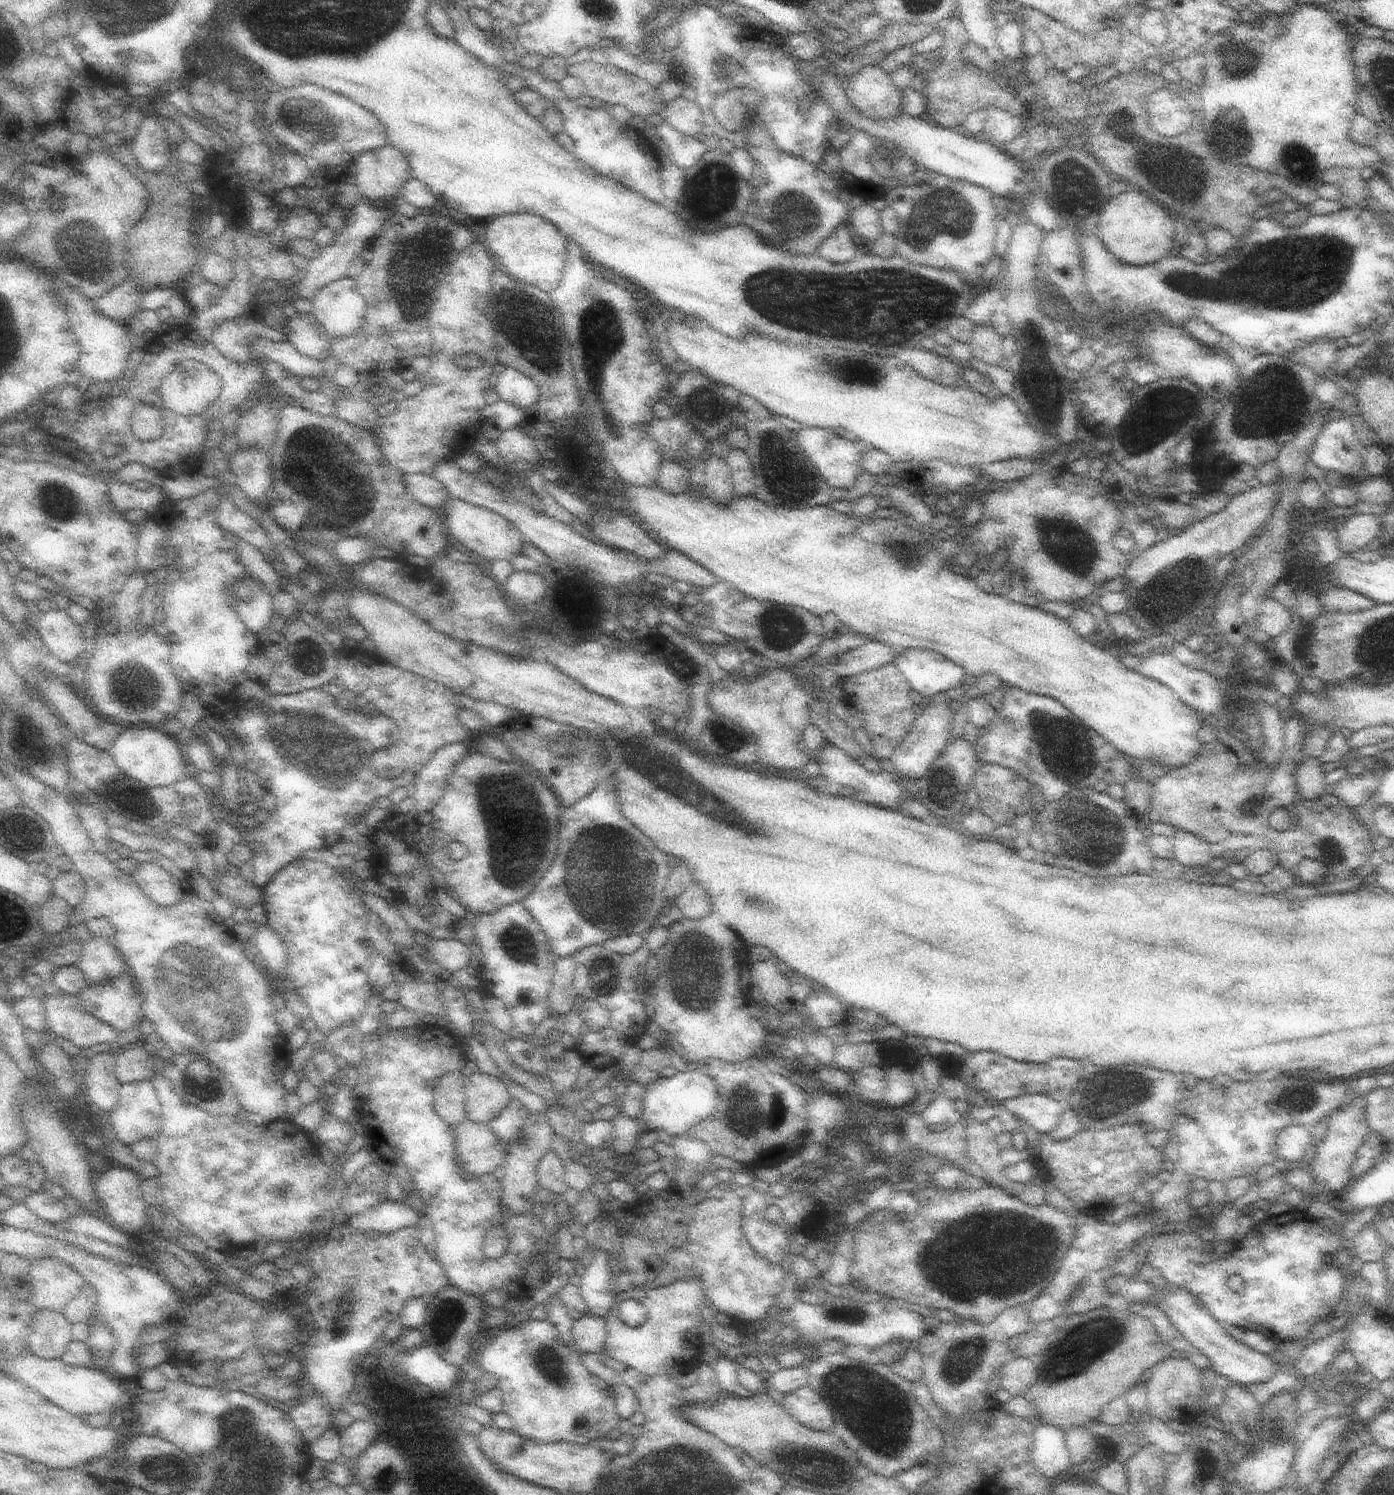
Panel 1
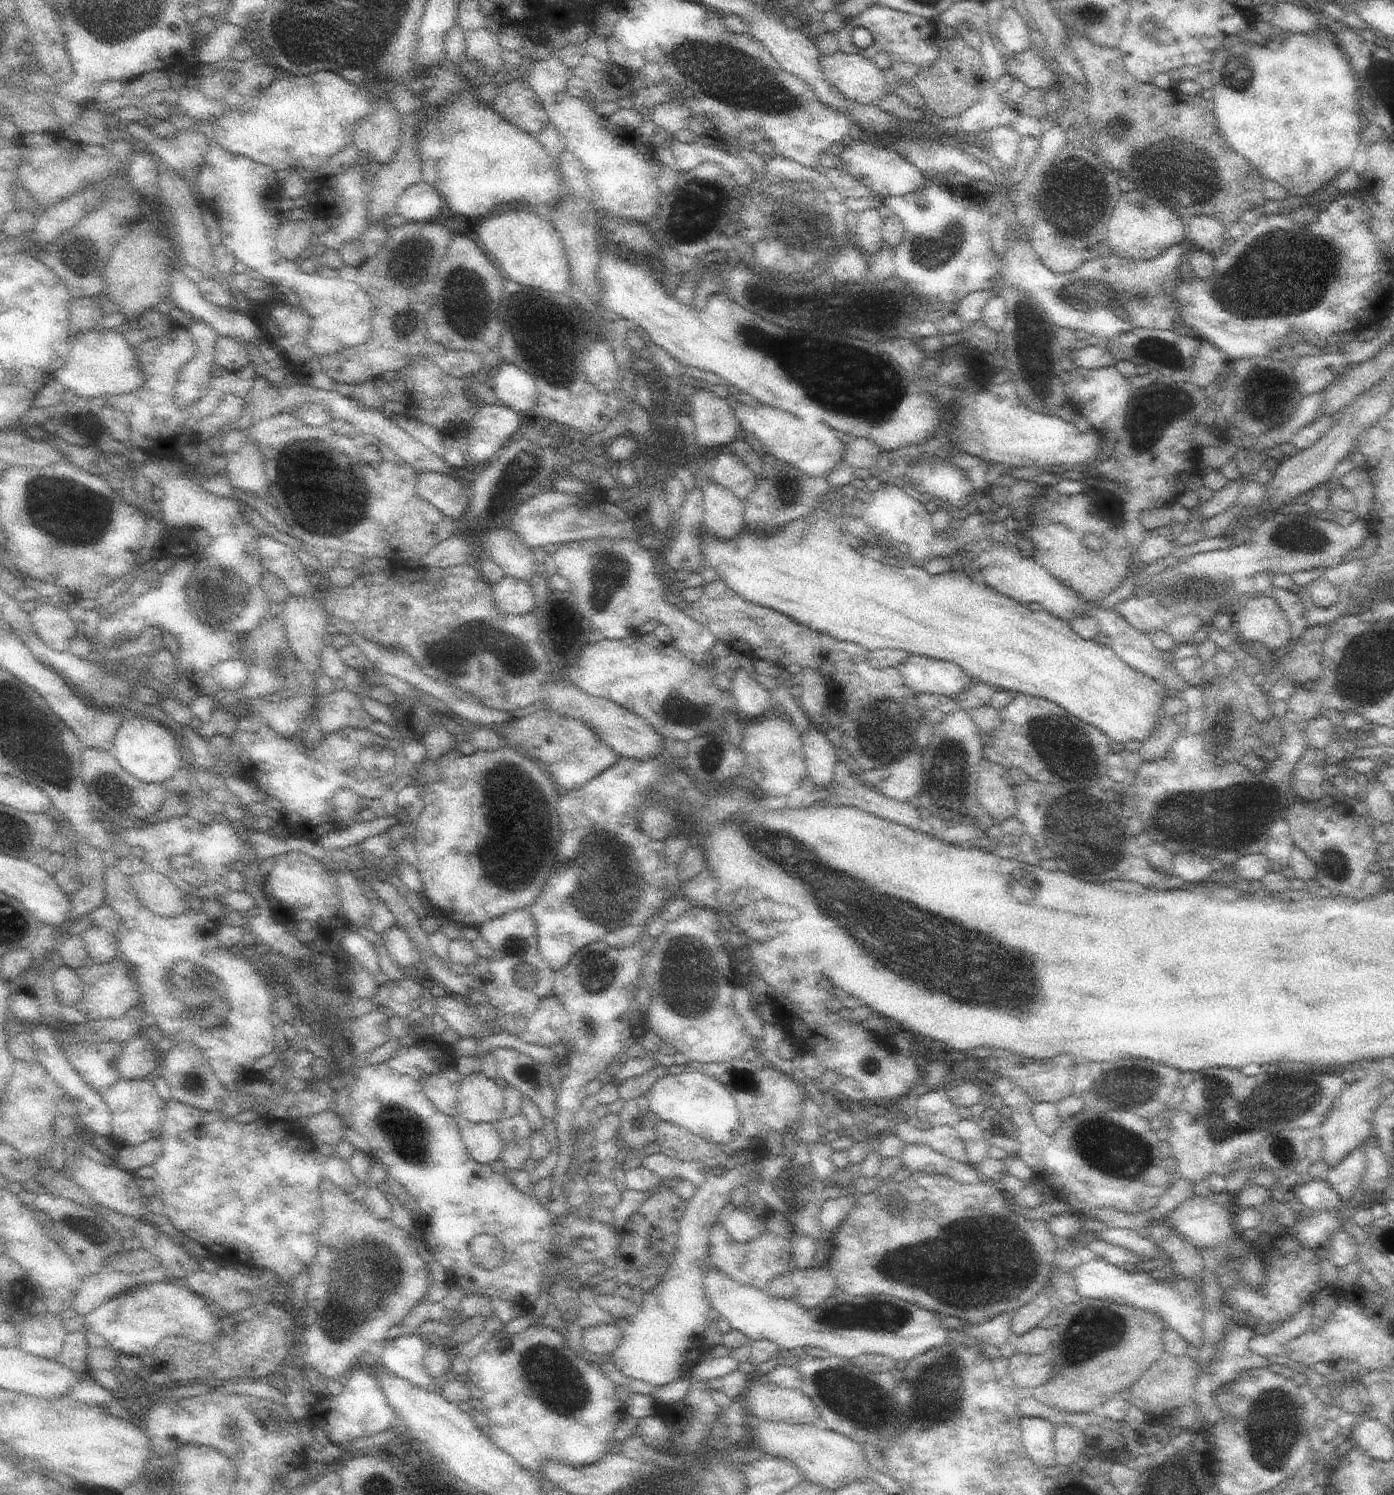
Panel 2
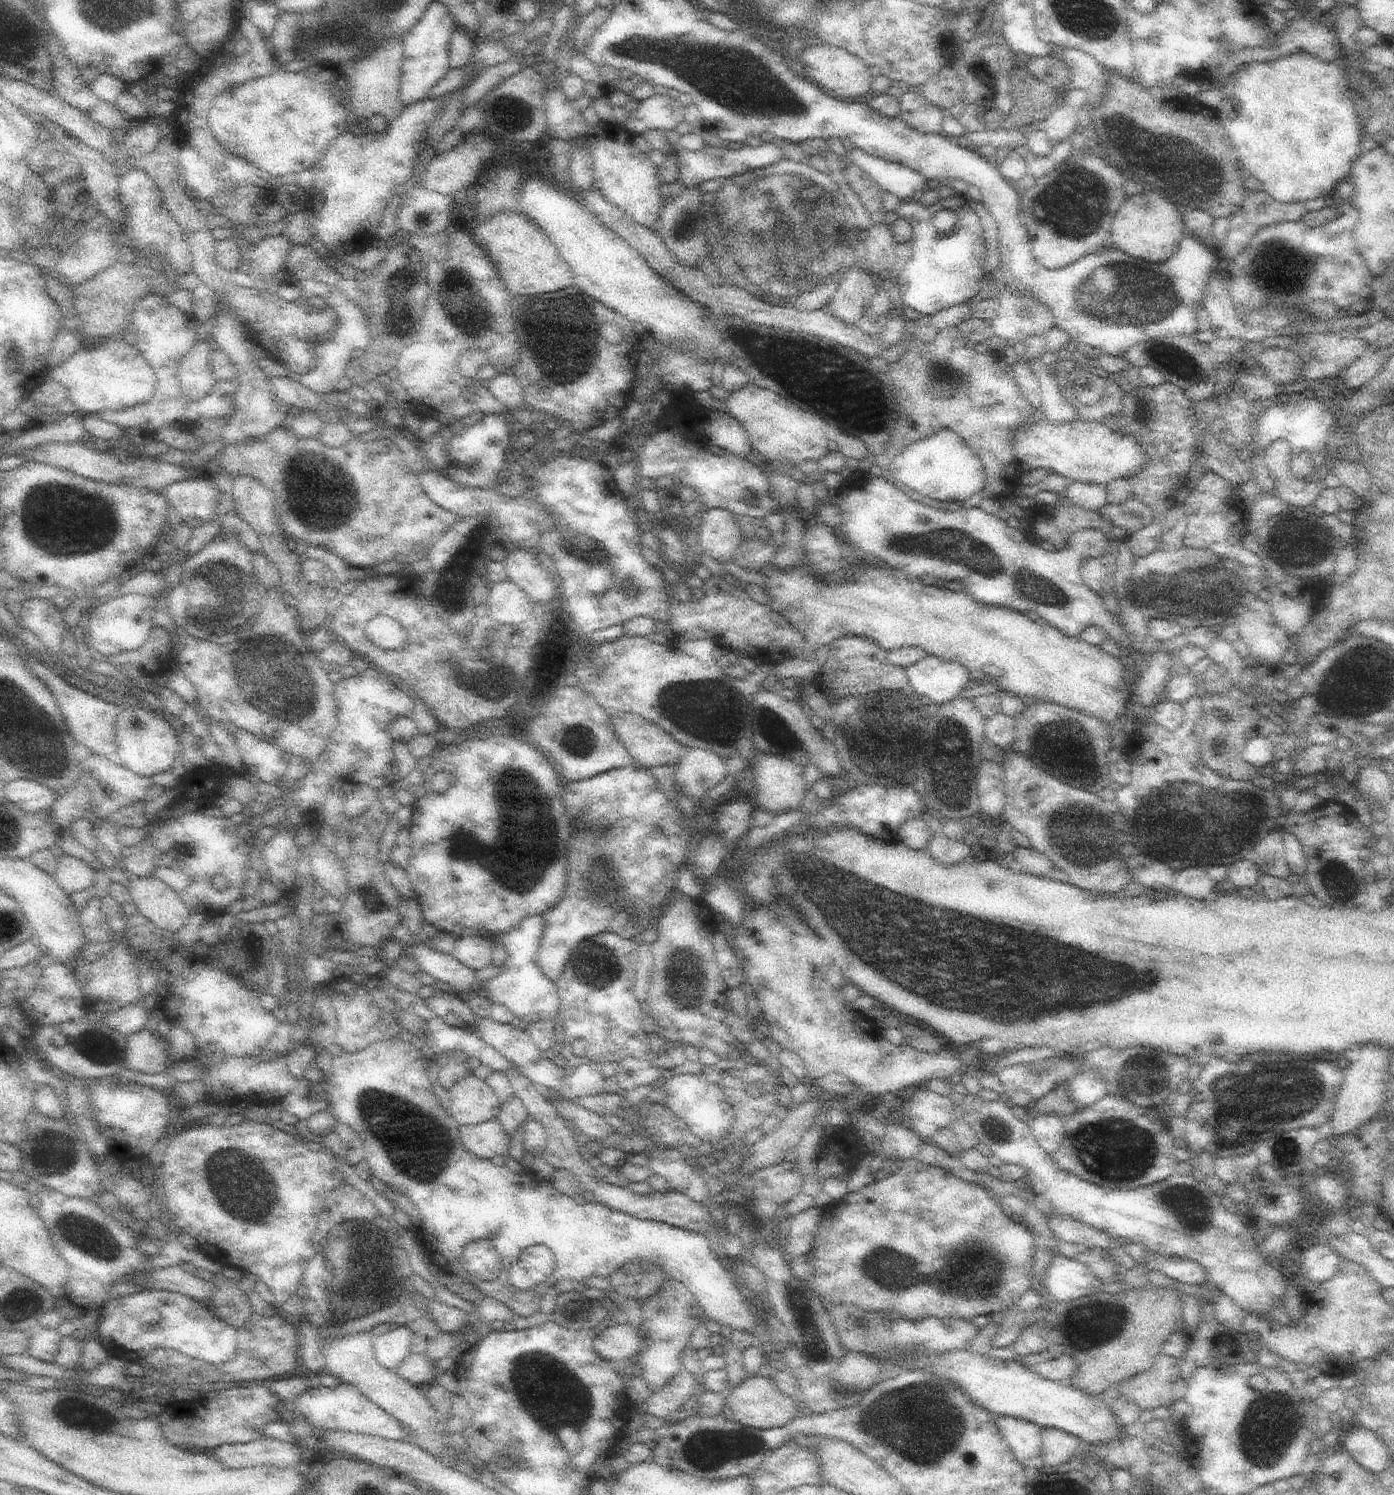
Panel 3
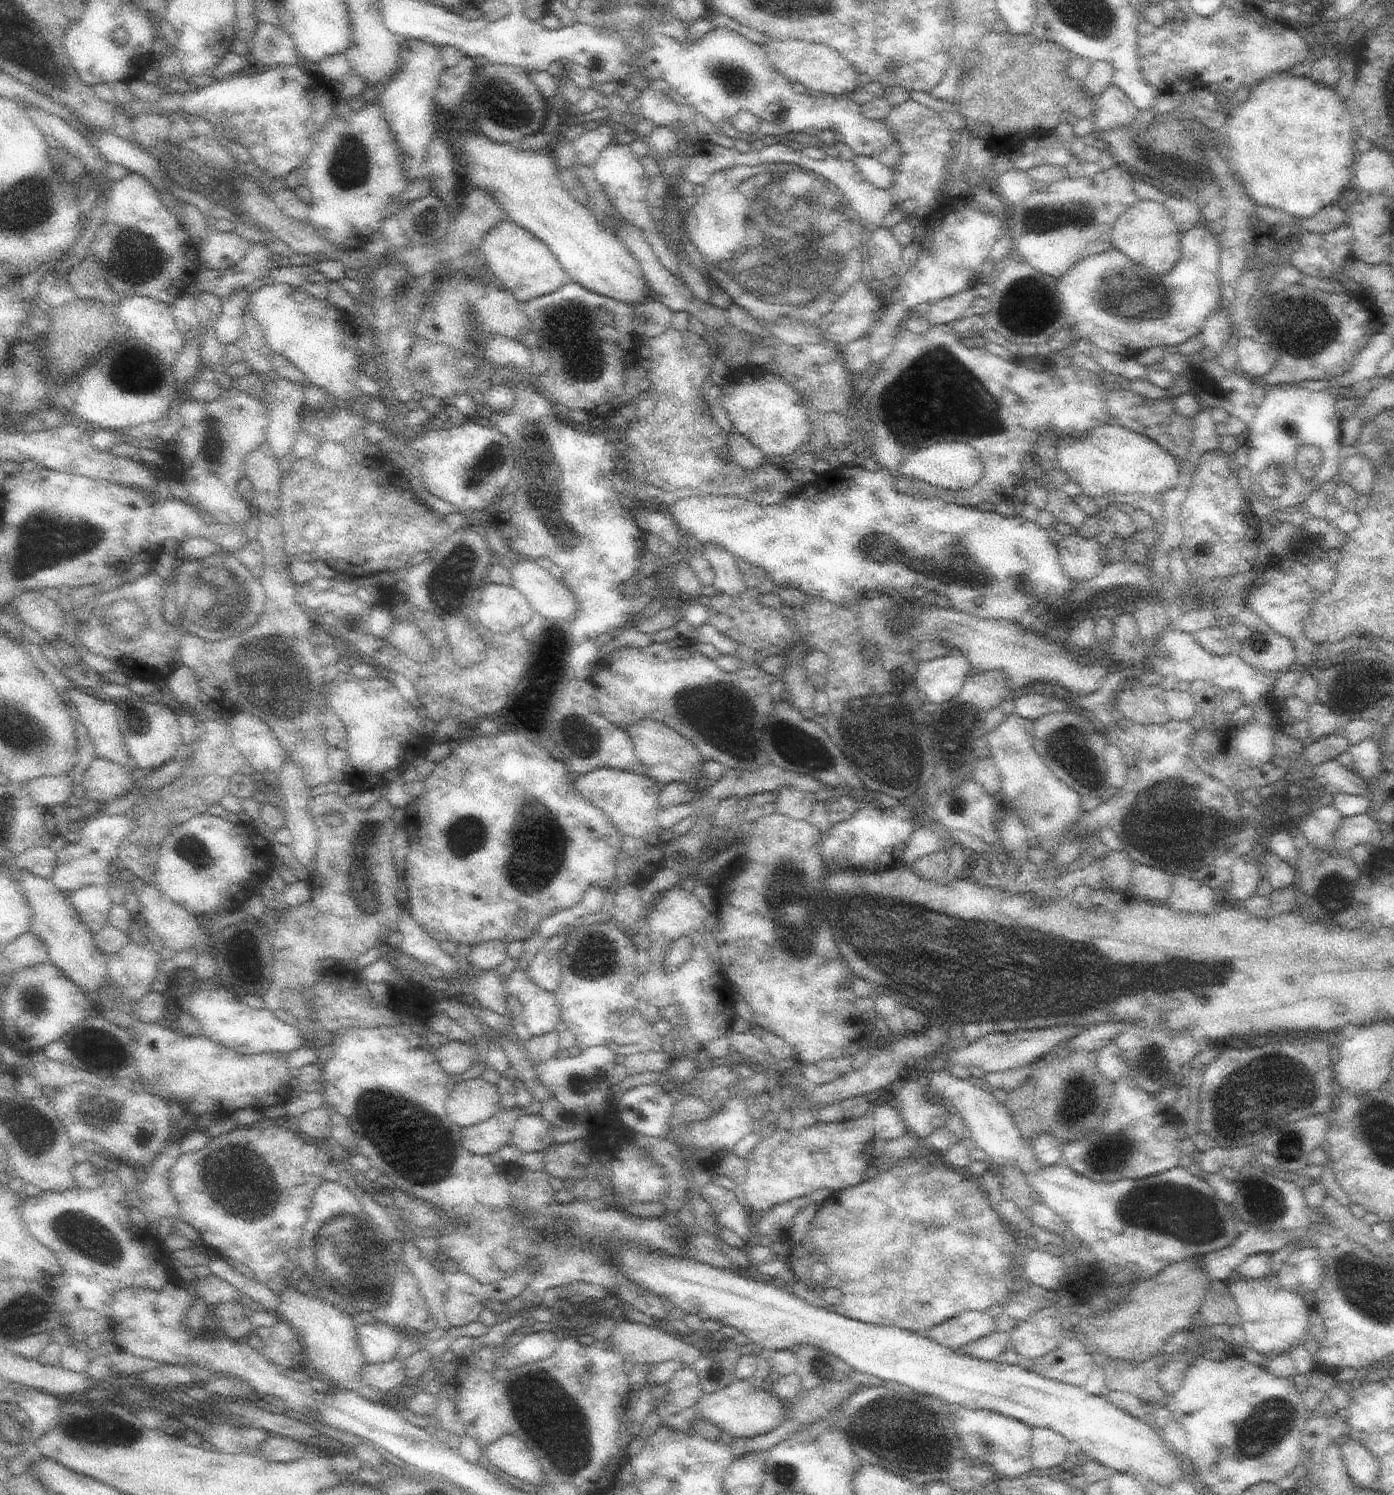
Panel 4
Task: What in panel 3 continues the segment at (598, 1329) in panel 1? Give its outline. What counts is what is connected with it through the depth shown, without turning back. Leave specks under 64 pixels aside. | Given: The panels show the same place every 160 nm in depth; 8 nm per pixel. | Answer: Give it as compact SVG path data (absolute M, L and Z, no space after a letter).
M630 1322L602 1327L594 1343L595 1351L611 1363L618 1360L630 1363L640 1350L641 1338L637 1330L638 1326Z

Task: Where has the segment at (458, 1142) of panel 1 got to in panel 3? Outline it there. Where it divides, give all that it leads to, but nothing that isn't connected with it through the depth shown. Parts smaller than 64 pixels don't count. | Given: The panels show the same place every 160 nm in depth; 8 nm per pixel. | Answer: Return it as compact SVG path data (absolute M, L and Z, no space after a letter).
M497 1118L477 1125L462 1125L459 1135L463 1146L478 1158L492 1160L494 1156L506 1158L509 1154L512 1139Z

